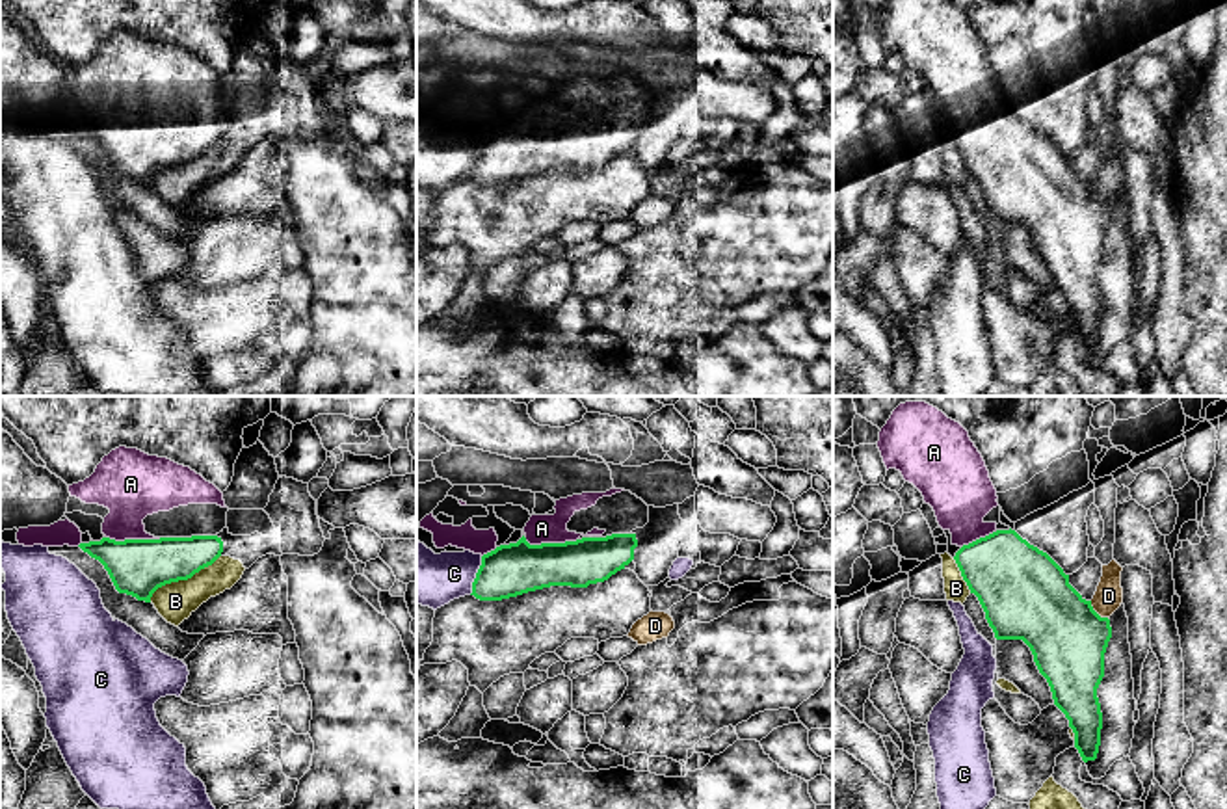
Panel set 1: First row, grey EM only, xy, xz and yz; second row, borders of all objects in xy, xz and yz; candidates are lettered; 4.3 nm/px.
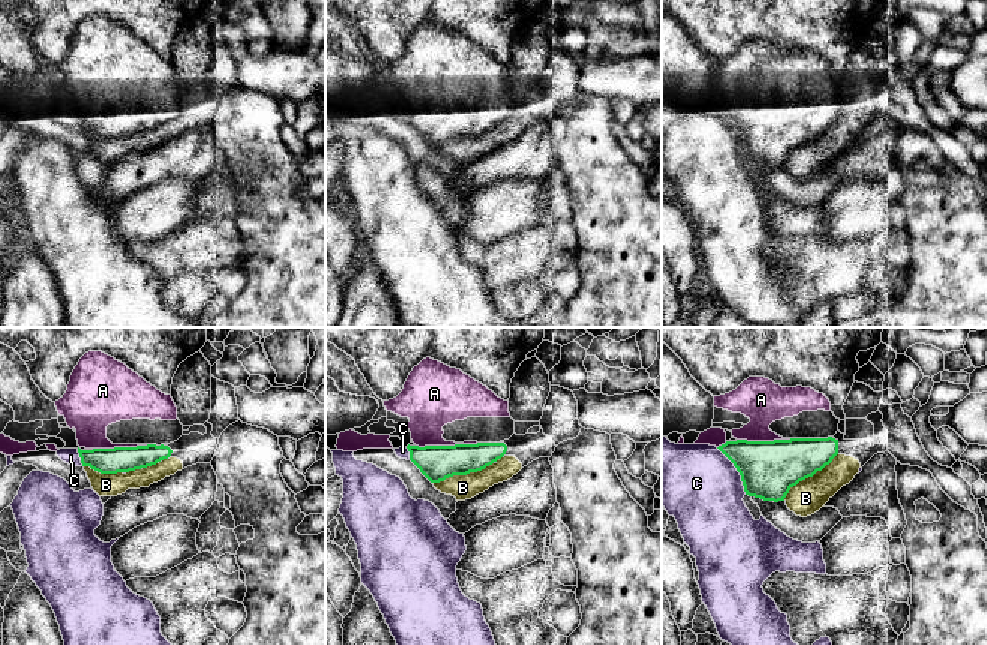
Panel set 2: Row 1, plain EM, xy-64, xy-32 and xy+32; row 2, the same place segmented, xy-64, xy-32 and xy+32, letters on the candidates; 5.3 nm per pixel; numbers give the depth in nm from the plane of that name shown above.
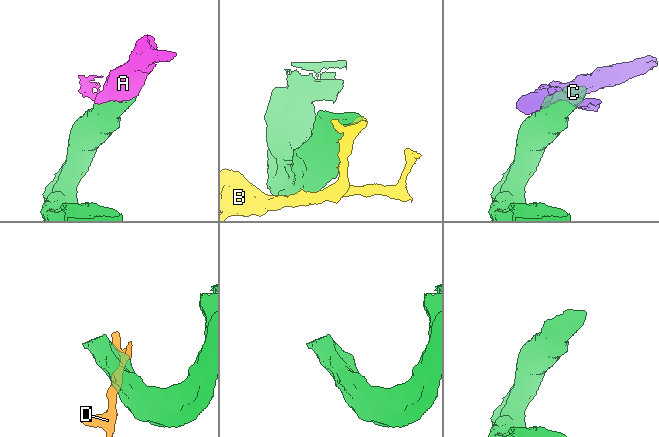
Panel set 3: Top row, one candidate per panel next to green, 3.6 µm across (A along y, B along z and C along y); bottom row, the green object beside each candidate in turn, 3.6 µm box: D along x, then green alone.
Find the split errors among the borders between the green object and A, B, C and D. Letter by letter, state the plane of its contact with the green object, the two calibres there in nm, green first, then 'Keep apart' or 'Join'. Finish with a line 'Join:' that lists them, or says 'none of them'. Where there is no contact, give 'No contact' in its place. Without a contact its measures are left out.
A: Touches green in xy. Thickness 240 nm (green) against 300 nm. Join
B: Touches green in xy. Thickness 240 nm (green) against 170 nm. Keep apart
C: Touches green in xz. Thickness 220 nm (green) against 240 nm. Keep apart
D: Touches green in yz. Thickness 340 nm (green) against 120 nm. Keep apart
Join: A

